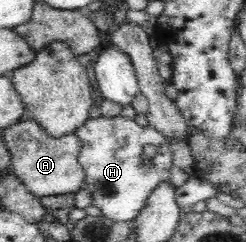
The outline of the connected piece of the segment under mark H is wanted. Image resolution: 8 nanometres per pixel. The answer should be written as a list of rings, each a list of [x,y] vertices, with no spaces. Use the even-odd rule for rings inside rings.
[[[120,115],[89,119],[74,133],[80,138],[80,166],[84,167],[86,188],[92,190],[94,206],[98,206],[110,220],[125,223],[134,221],[146,206],[148,197],[160,183],[168,182],[170,178],[173,154],[166,137],[154,128],[144,128],[134,119]],[[146,144],[154,144],[157,148],[151,160],[153,167],[142,165],[142,152]]]

